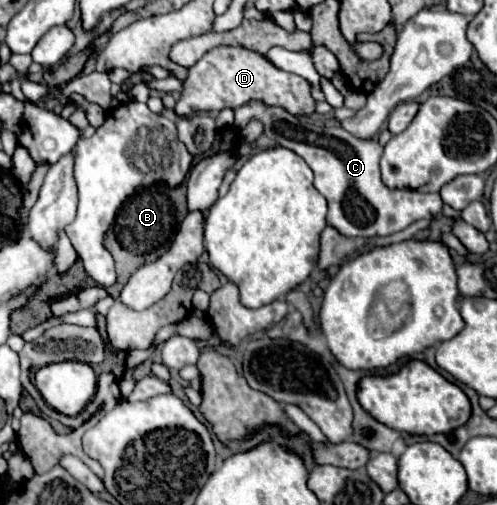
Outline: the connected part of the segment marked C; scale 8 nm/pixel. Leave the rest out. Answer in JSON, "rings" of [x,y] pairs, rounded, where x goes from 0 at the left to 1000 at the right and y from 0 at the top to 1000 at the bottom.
{"rings":[[[517,198],[473,218],[477,253],[493,253],[501,238],[525,238],[533,250],[533,269],[569,293],[590,297],[618,321],[634,345],[634,372],[662,400],[658,444],[674,448],[694,467],[783,467],[815,455],[835,436],[879,428],[891,412],[883,384],[851,384],[843,376],[783,376],[767,360],[763,317],[771,293],[755,277],[722,277],[686,250],[654,253],[614,238],[606,242],[598,230],[573,222],[569,214],[537,214]]]}

